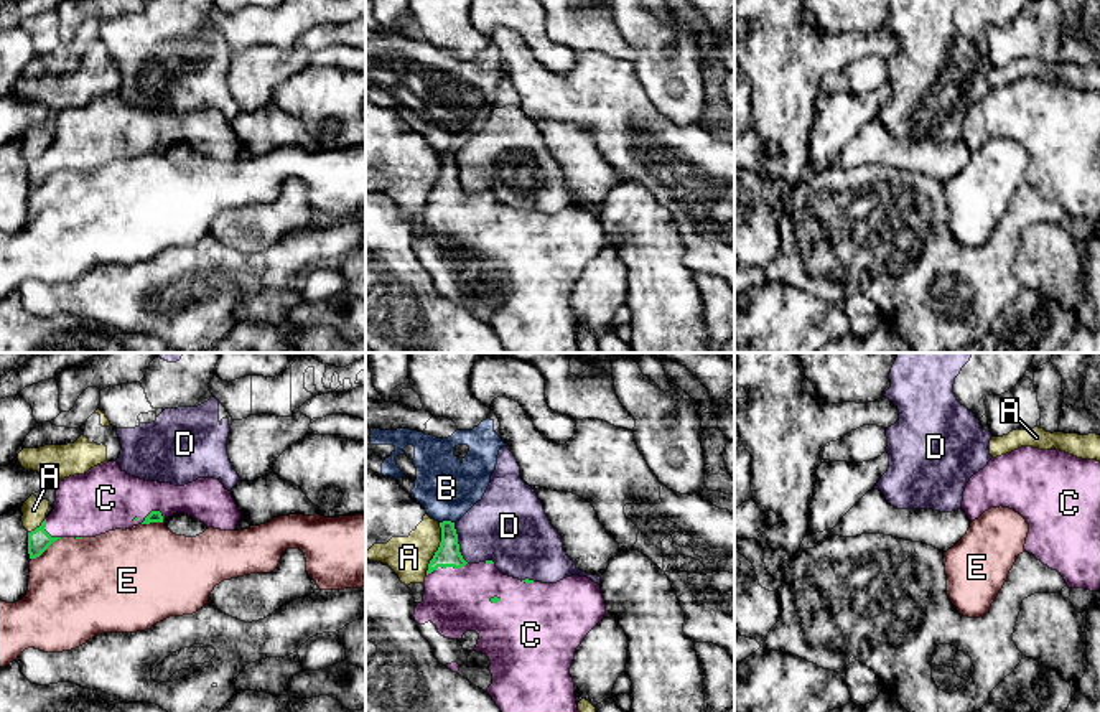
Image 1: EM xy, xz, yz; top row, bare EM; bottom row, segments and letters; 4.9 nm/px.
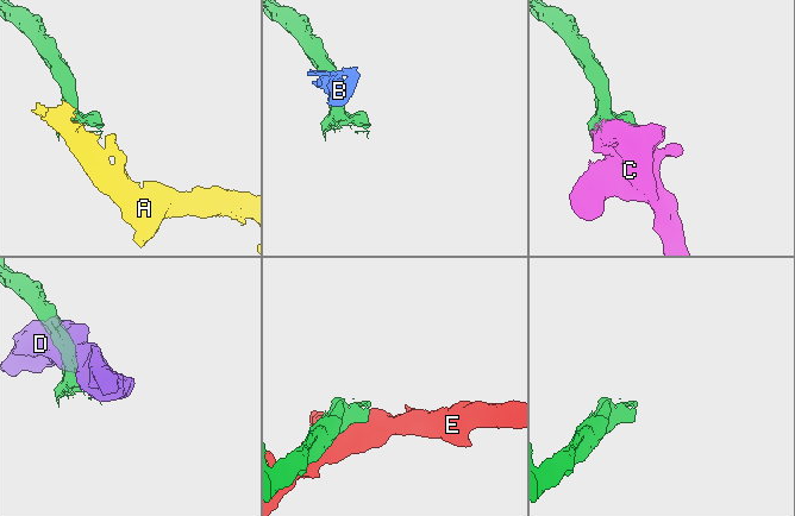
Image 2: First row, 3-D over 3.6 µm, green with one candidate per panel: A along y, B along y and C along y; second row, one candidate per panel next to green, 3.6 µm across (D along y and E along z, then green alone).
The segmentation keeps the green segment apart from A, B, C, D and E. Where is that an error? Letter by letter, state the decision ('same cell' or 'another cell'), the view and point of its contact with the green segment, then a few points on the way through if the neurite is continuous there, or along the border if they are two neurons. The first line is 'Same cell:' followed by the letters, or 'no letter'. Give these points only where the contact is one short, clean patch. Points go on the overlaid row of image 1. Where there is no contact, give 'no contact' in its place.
Same cell: C
A: another cell; meets green in xz at (438, 549)
B: another cell; meets green in xz at (447, 521); border along xz (453, 521), (440, 523)
C: same cell; meets green in xz at (447, 566)
D: another cell; meets green in xz at (456, 543)
E: another cell; meets green in xy at (46, 548)

